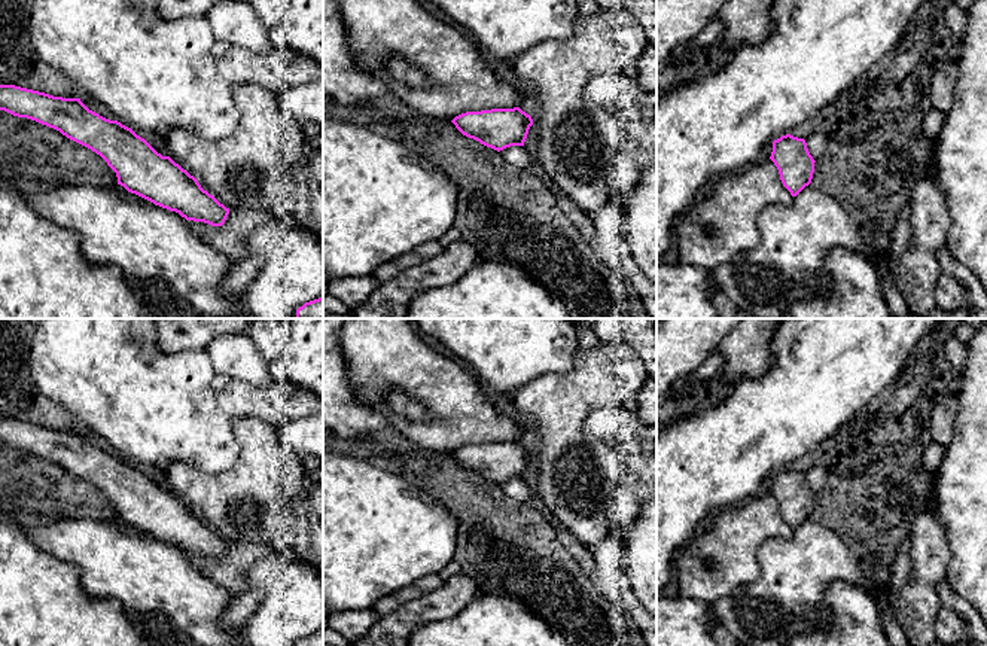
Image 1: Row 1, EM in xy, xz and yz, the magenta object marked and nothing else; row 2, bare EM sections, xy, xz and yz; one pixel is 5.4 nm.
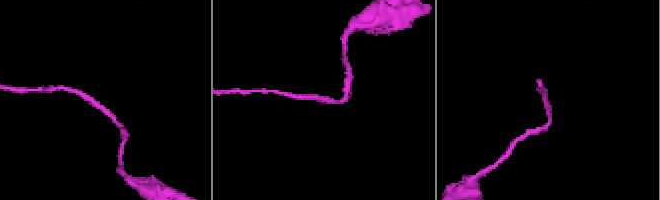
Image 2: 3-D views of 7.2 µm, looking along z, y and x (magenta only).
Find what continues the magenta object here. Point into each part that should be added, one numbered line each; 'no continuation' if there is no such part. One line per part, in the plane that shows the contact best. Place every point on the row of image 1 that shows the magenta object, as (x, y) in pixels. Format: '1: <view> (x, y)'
no continuation

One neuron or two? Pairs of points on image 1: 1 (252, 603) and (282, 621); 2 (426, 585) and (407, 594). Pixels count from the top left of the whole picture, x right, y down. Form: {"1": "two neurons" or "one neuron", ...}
{"1": "two neurons", "2": "one neuron"}

